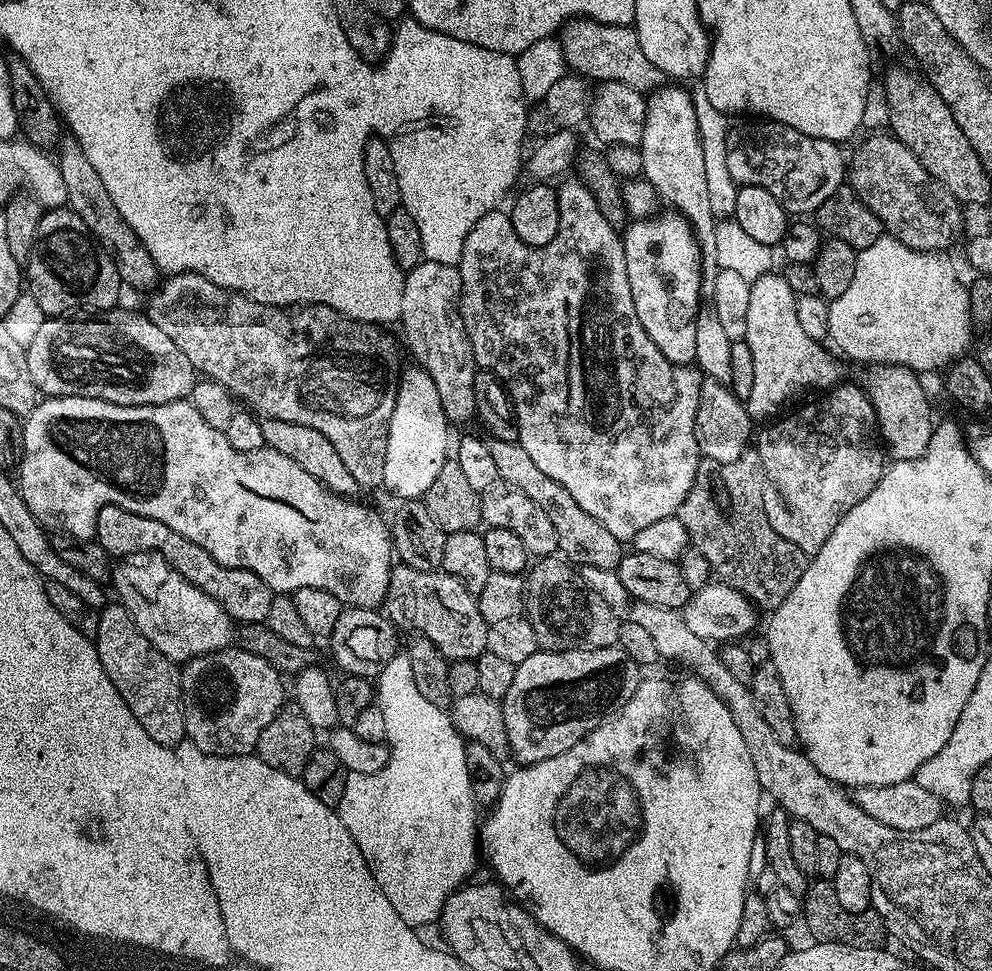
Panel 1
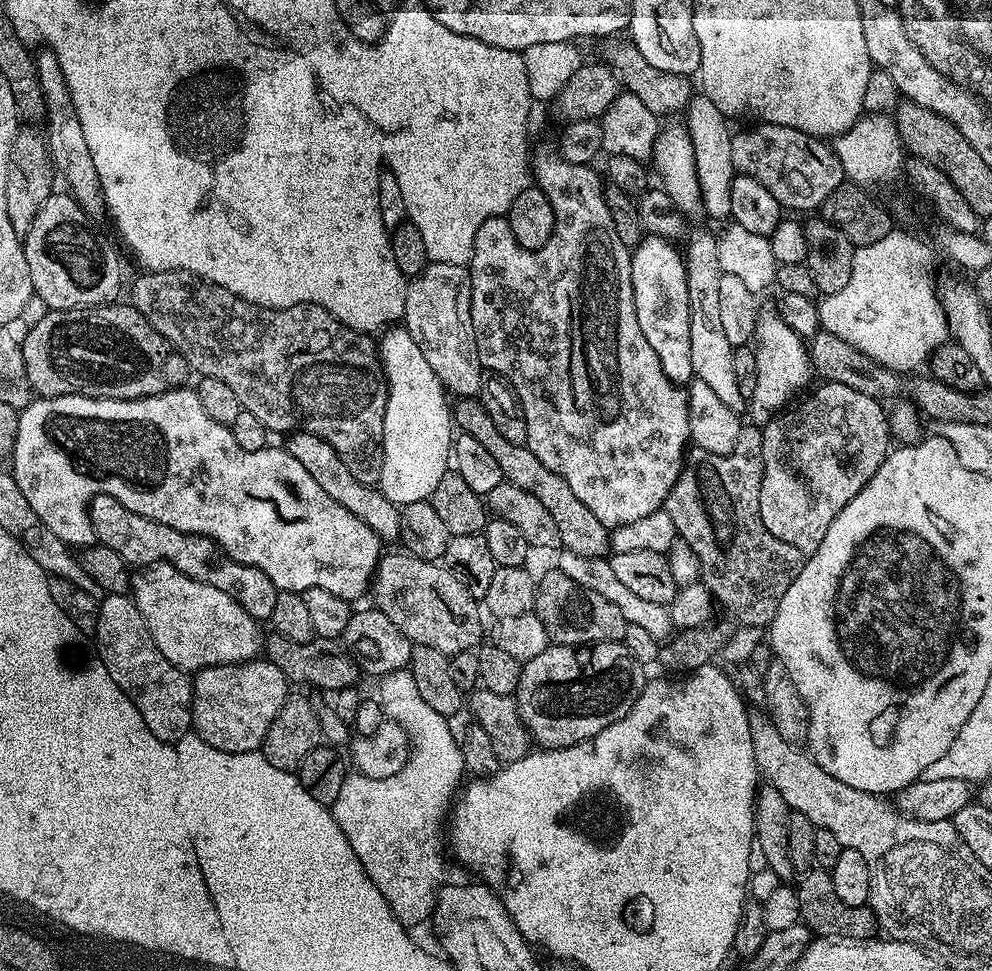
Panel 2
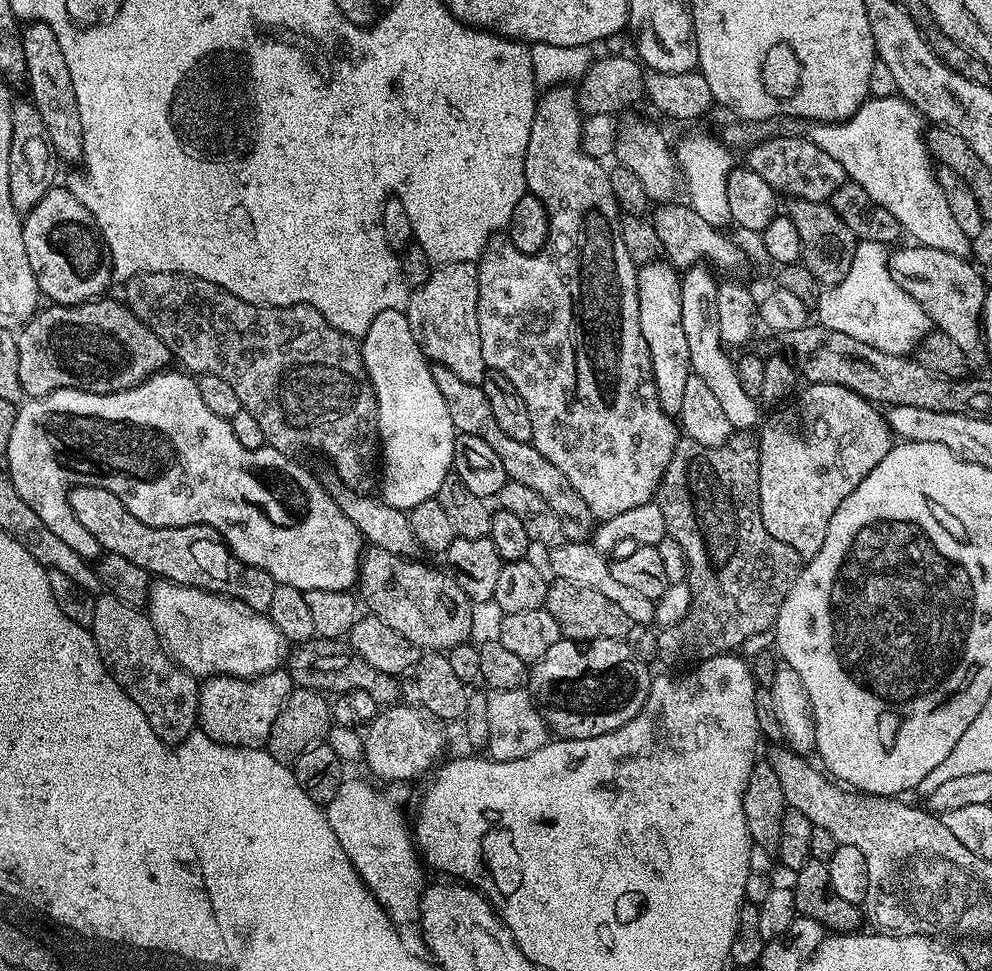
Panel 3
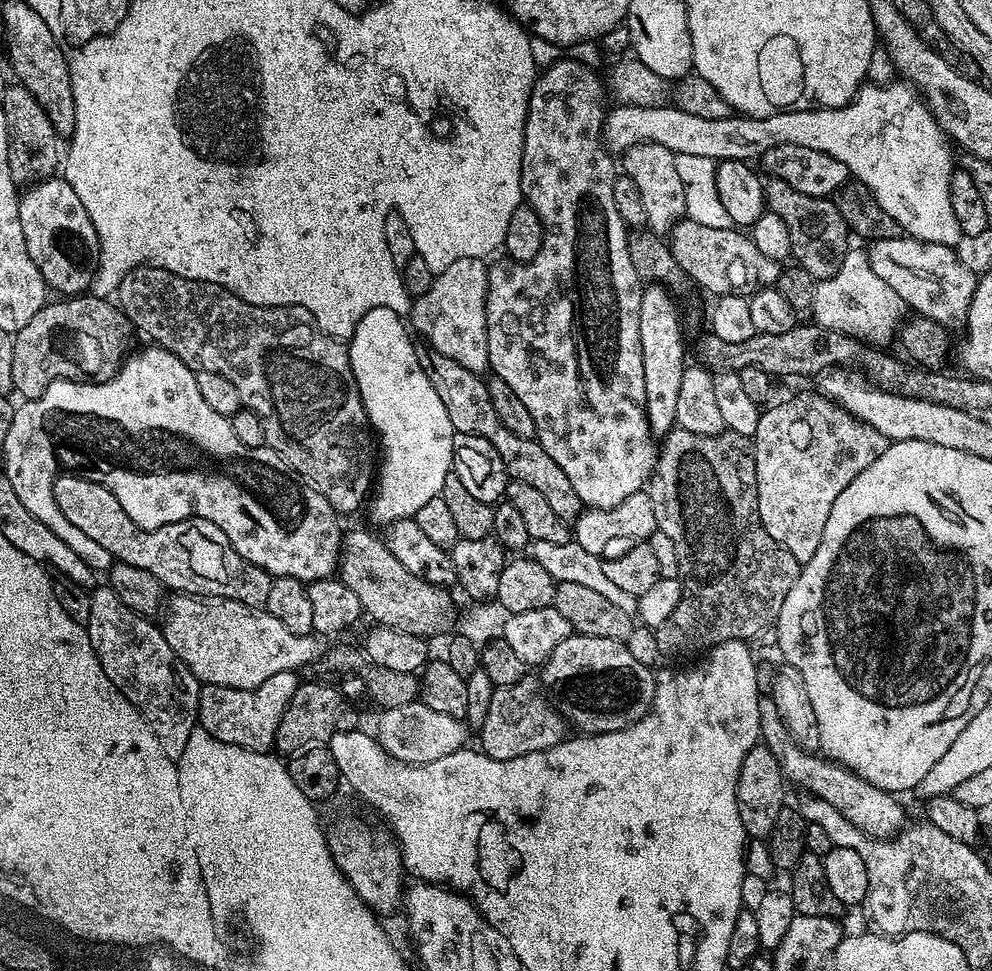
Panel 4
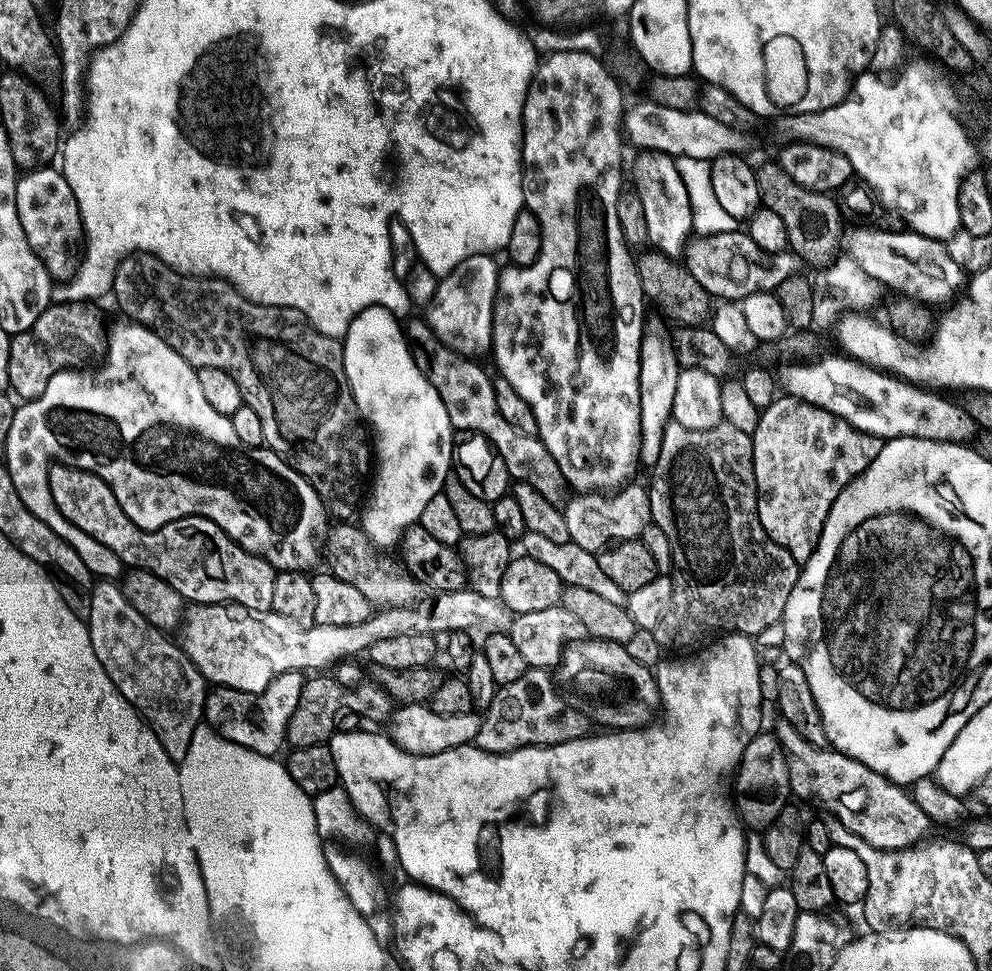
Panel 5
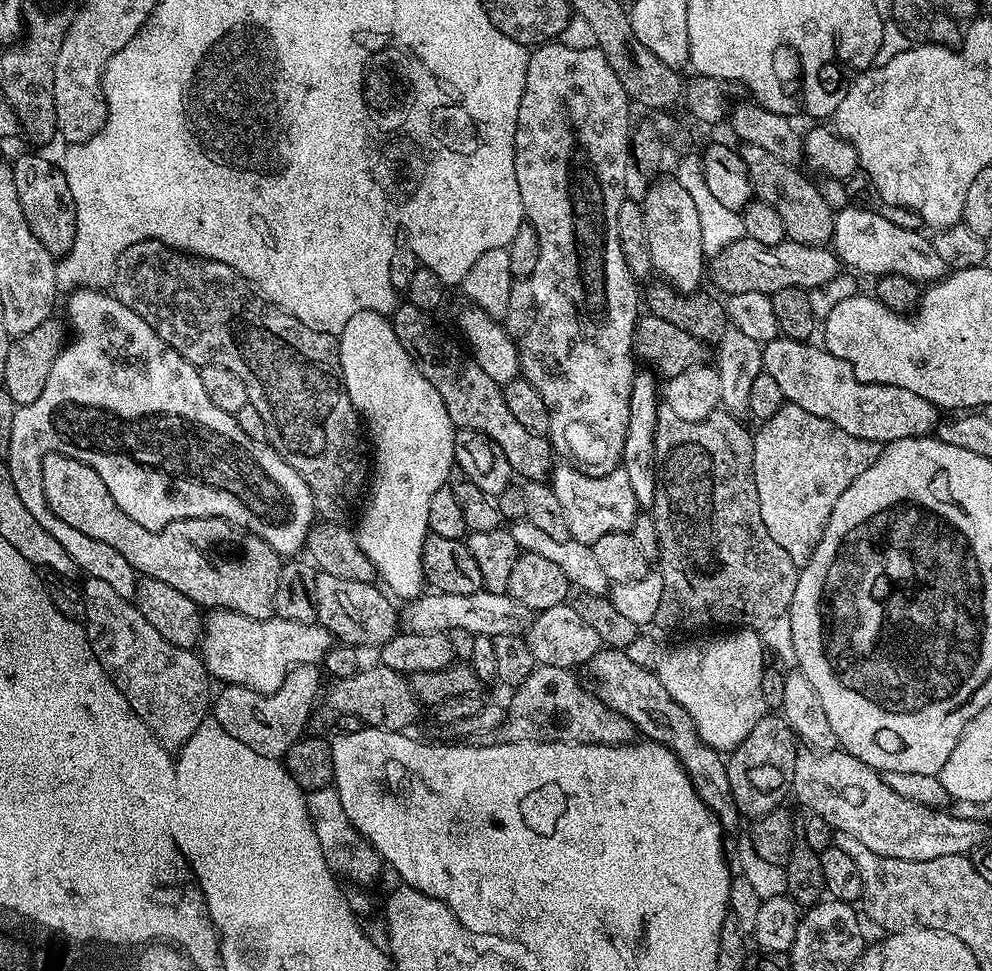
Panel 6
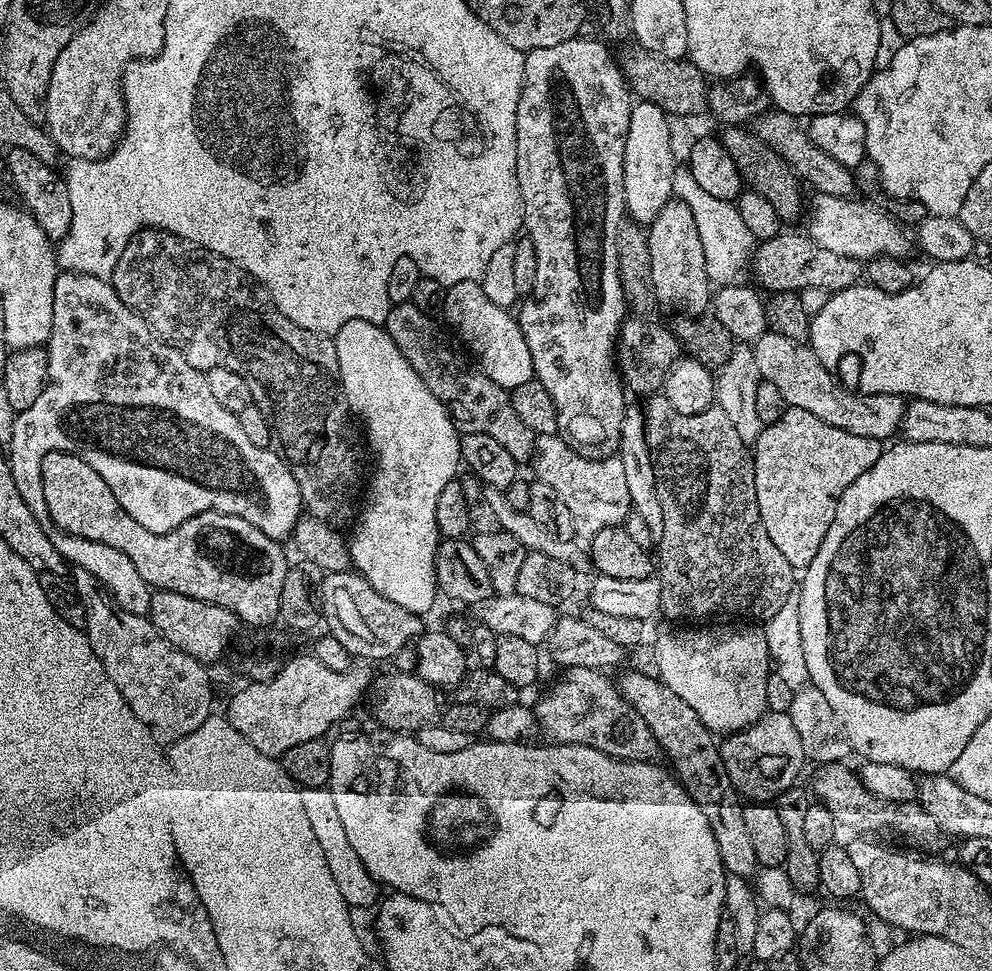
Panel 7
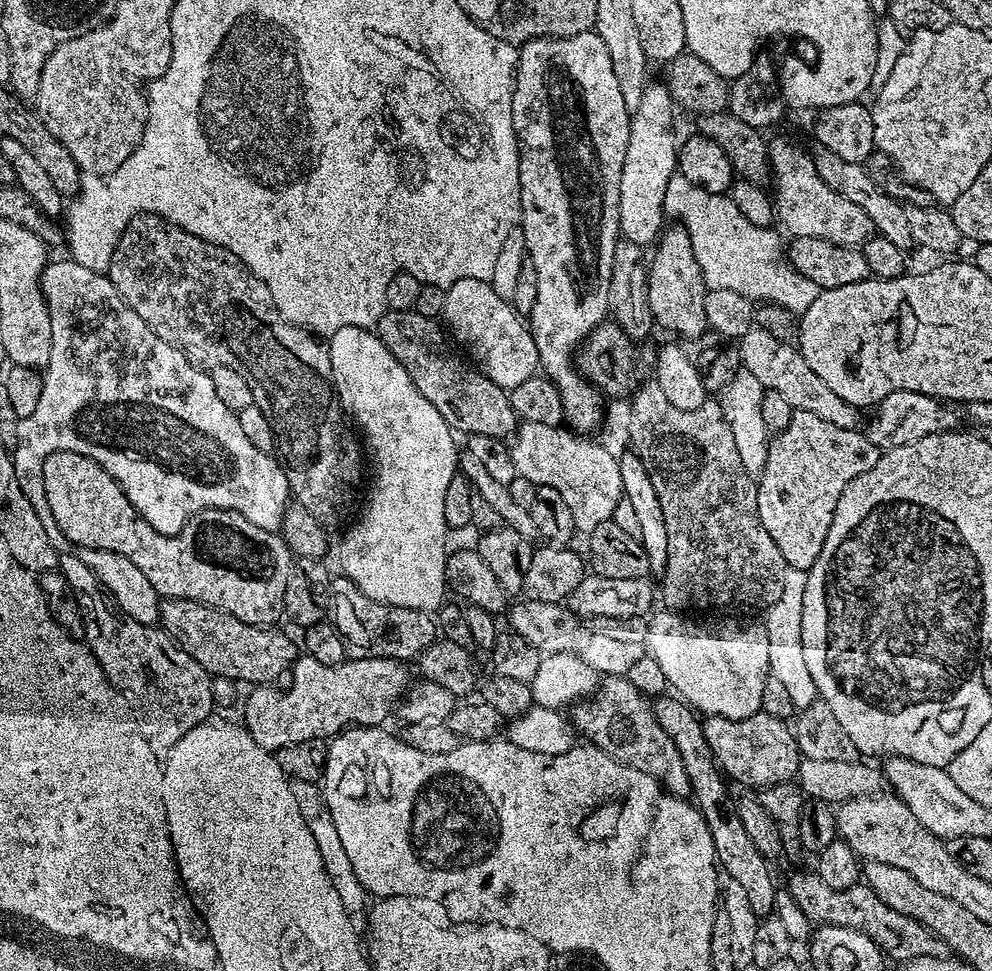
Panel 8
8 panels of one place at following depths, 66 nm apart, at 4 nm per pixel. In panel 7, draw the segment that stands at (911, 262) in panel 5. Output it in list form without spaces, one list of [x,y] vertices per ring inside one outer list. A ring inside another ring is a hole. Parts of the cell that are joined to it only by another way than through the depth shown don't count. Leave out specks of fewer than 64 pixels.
[[[815,193],[806,208],[808,216],[808,228],[806,234],[818,246],[825,250],[831,250],[837,254],[846,254],[846,258],[854,258],[861,262],[867,262],[876,256],[907,257],[908,240],[904,232],[884,212],[871,208],[871,203],[860,198],[834,198],[830,194]]]

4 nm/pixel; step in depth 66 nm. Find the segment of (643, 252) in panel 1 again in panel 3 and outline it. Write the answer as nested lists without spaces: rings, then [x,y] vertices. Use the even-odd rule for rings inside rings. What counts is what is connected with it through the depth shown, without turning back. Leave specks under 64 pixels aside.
[[[663,259],[639,265],[636,274],[638,314],[642,338],[646,338],[646,346],[650,350],[652,381],[662,410],[669,414],[678,414],[682,410],[682,393],[690,375],[690,349],[686,347],[686,334],[682,331],[680,277],[681,273]]]

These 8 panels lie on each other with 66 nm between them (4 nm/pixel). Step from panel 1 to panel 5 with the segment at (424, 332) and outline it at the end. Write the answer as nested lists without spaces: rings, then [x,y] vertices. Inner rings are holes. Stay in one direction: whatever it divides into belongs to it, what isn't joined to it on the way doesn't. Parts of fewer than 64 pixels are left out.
[[[492,254],[466,258],[466,262],[462,262],[437,283],[434,298],[426,305],[426,319],[436,337],[446,346],[450,346],[450,350],[469,358],[482,358],[480,356],[487,355],[492,344],[492,308],[496,305],[502,271],[501,265],[496,265],[496,259]]]

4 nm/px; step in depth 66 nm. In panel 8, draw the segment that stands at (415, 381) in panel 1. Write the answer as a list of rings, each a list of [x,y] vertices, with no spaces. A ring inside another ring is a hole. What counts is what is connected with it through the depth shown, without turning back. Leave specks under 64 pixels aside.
[[[342,326],[342,330],[330,337],[327,346],[332,367],[332,386],[339,407],[356,419],[358,427],[364,428],[368,448],[372,451],[370,468],[376,471],[376,477],[370,480],[366,503],[355,517],[356,525],[345,534],[340,544],[339,571],[353,580],[362,594],[378,602],[435,613],[446,600],[444,592],[450,555],[450,529],[442,502],[446,498],[446,486],[450,486],[450,478],[458,474],[457,437],[442,414],[438,414],[438,410],[434,410],[434,406],[430,406],[430,402],[418,394],[418,386],[410,382],[410,374],[406,374],[402,362],[398,362],[398,358],[386,350],[375,331],[358,326]]]

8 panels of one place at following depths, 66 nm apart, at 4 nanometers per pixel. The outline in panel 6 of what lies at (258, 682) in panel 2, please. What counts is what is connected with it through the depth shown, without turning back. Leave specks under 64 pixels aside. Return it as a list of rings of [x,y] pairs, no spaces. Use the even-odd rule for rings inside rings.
[[[304,664],[295,668],[282,682],[282,686],[276,692],[255,692],[249,688],[243,688],[237,684],[229,684],[221,687],[220,693],[215,693],[214,703],[211,705],[211,715],[230,734],[230,738],[238,738],[238,742],[246,742],[250,750],[254,750],[263,756],[282,758],[290,750],[295,740],[305,735],[304,727],[316,708],[316,699],[321,699],[319,667]]]

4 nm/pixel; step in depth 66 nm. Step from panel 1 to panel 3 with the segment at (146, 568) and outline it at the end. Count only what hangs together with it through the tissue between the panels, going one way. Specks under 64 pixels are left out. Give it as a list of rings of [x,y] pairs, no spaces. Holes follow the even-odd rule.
[[[156,578],[148,590],[146,615],[168,655],[197,678],[237,676],[252,680],[255,676],[277,671],[290,655],[288,639],[267,614],[219,592],[207,592]]]

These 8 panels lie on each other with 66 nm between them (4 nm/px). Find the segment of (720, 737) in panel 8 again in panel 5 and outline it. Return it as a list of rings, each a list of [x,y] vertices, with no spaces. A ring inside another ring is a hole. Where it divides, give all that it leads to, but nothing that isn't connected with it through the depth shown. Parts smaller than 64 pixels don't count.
[[[761,731],[760,735],[755,736],[750,742],[750,746],[746,746],[736,766],[734,779],[736,779],[734,808],[739,819],[752,830],[769,828],[774,818],[778,818],[778,814],[790,800],[786,754],[771,731]]]

